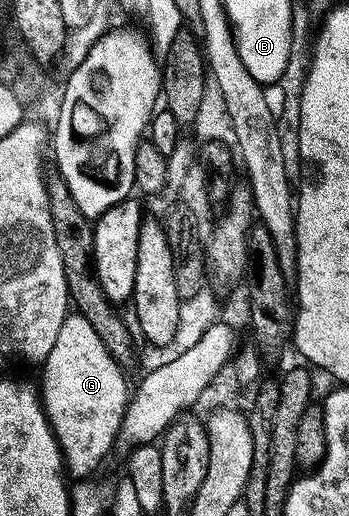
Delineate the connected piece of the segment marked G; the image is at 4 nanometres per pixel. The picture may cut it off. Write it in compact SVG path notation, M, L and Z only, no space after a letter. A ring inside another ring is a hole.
M68 314L61 330L57 333L57 343L49 350L47 359L41 365L43 371L43 388L41 384L41 399L51 429L59 439L59 448L63 452L63 462L66 471L75 478L87 478L98 470L103 459L112 455L115 439L123 421L129 399L129 384L124 369L120 368L114 358L105 348L105 342L97 338L97 330L89 326L89 318L78 314Z

